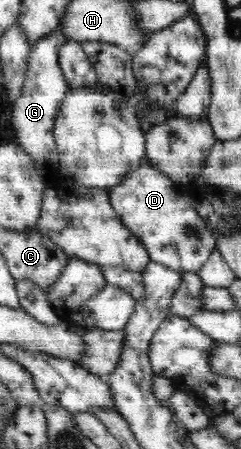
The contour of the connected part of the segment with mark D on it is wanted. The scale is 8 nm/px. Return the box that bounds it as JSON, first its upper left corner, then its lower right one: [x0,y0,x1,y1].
[108,164,216,272]

